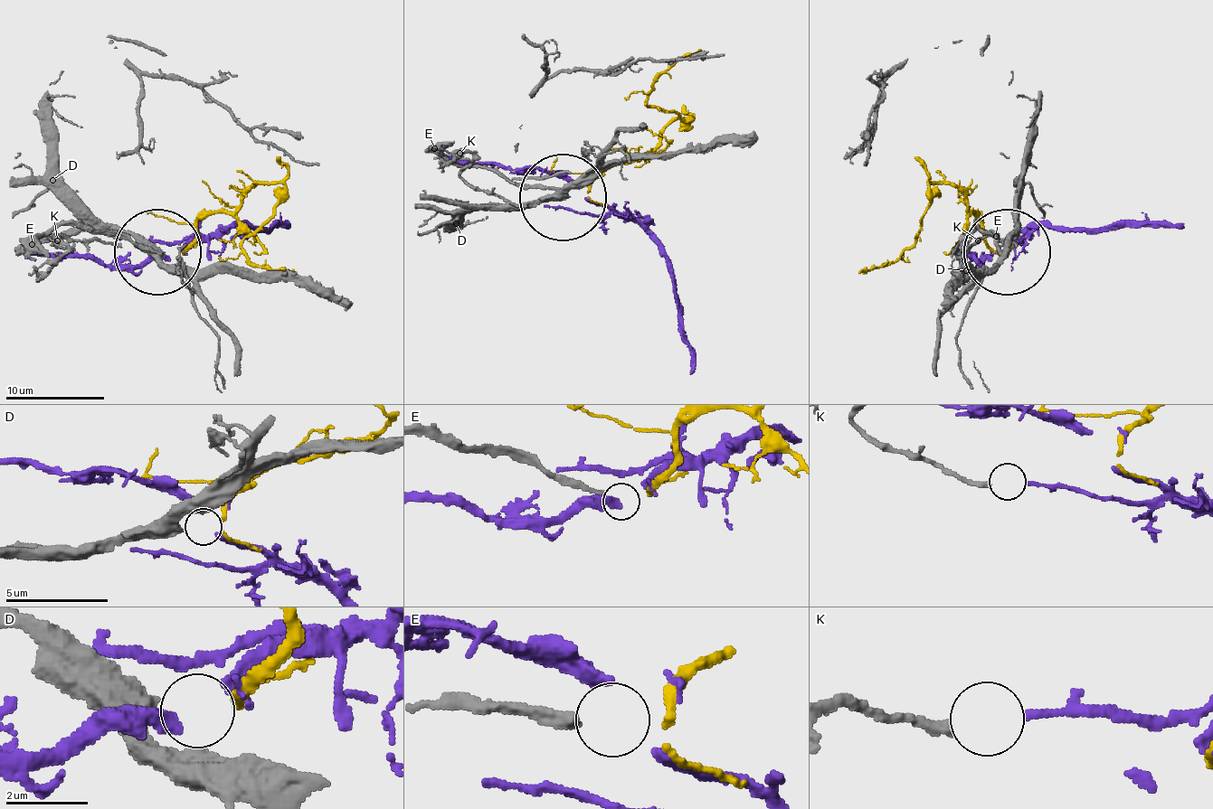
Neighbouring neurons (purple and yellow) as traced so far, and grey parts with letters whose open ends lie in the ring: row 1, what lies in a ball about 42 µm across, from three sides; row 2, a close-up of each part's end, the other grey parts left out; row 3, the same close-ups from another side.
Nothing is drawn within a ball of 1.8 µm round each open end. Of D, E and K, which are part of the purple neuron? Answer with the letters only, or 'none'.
K

